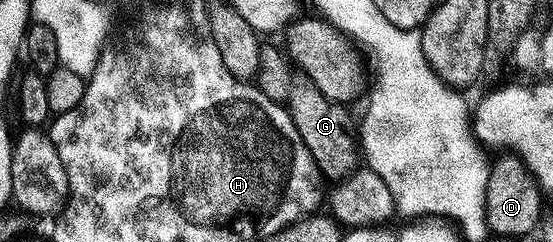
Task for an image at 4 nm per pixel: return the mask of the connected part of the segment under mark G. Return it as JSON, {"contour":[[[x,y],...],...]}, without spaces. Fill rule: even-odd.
{"contour":[[[299,72],[294,75],[285,105],[310,155],[328,166],[327,174],[331,180],[342,180],[356,169],[357,126],[351,123],[351,114],[347,111],[350,109],[344,103],[331,102],[321,92],[321,88],[317,88],[317,84]]]}

